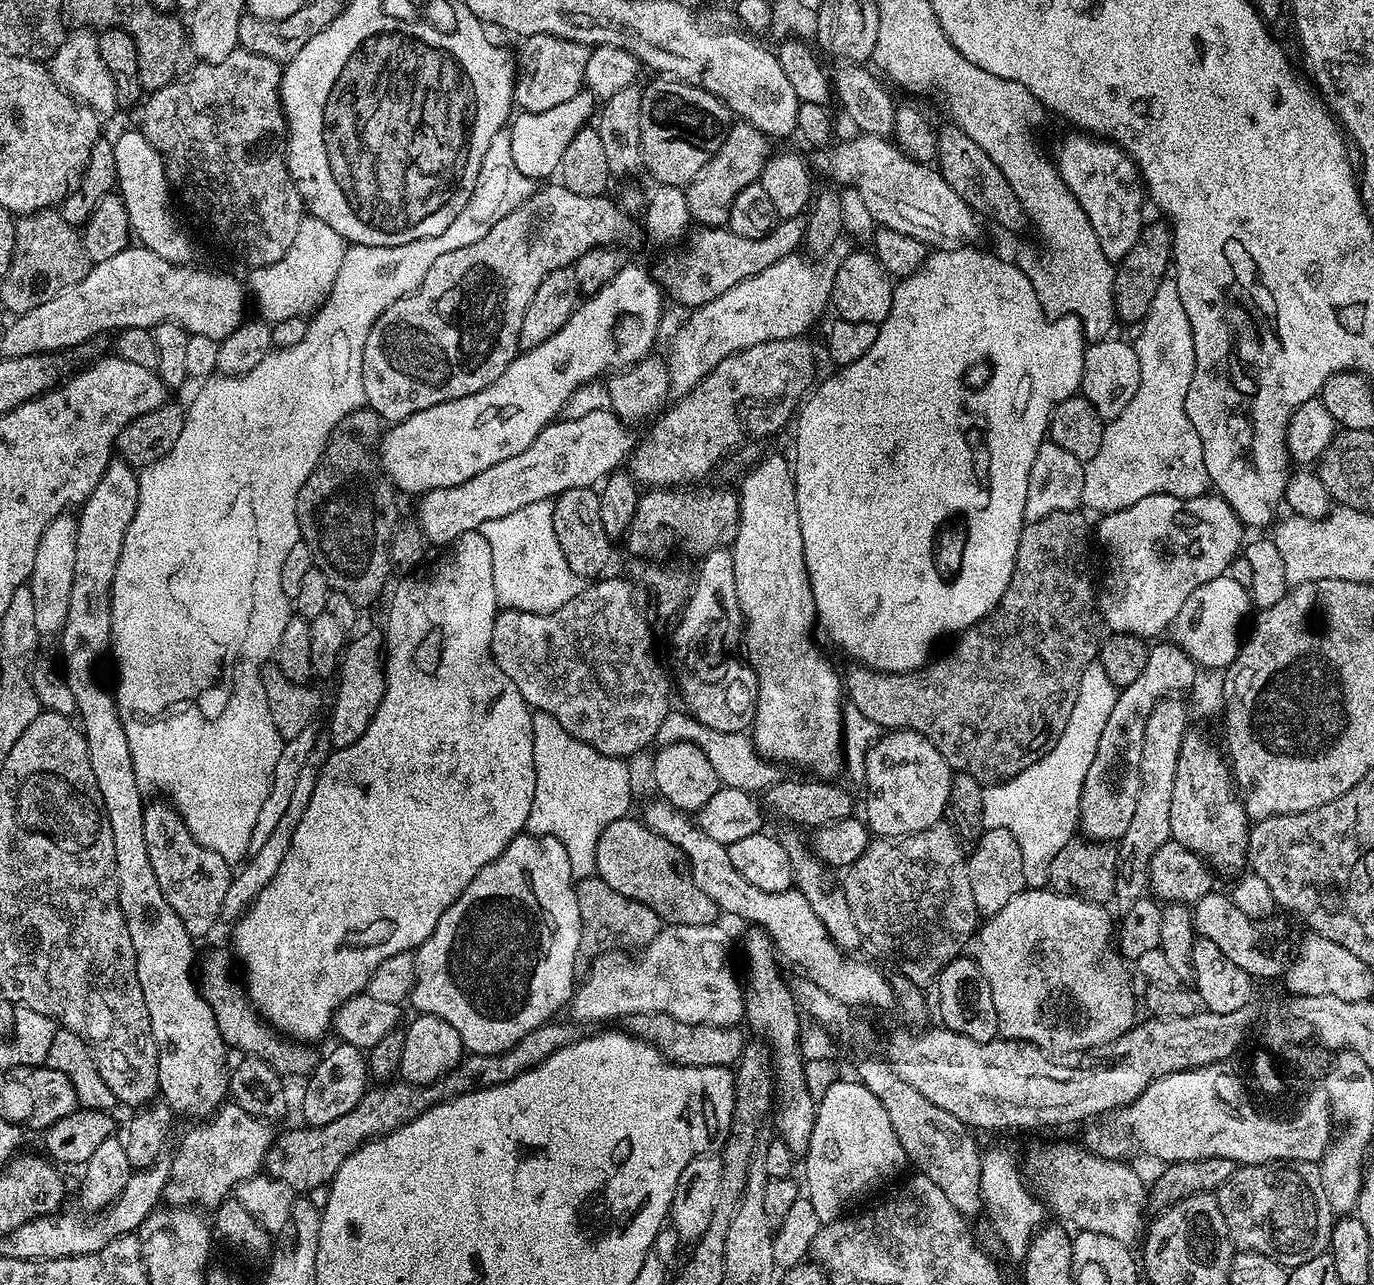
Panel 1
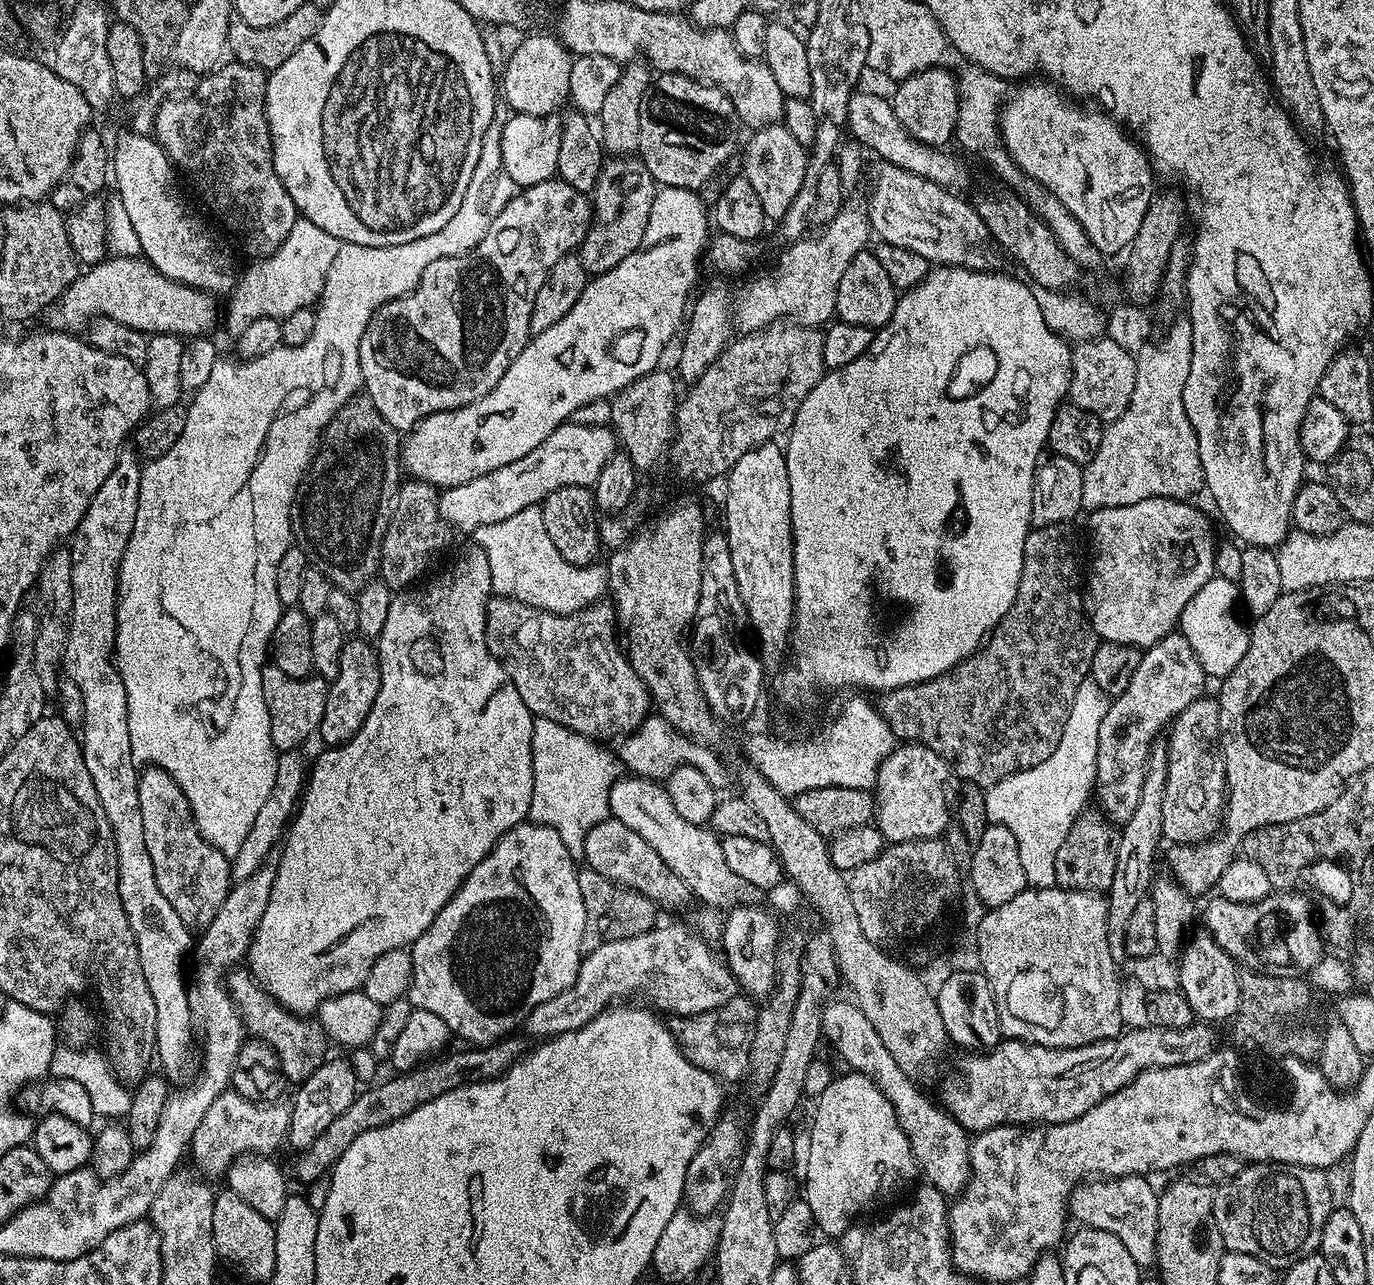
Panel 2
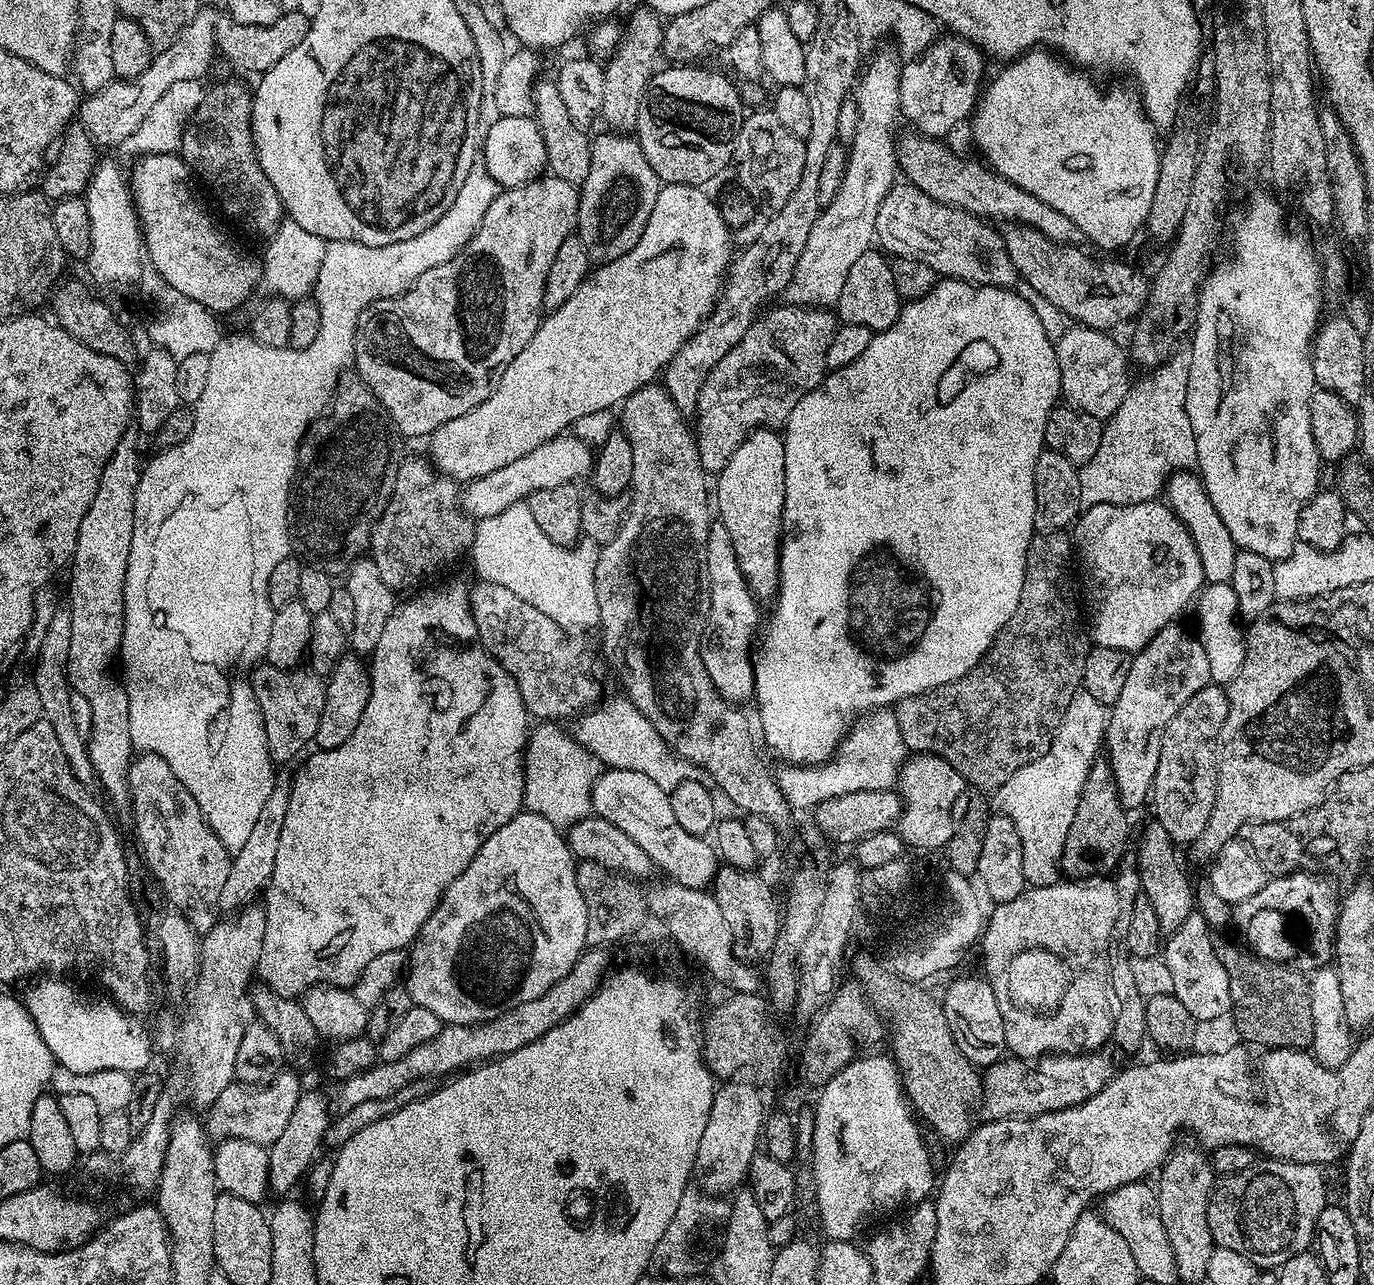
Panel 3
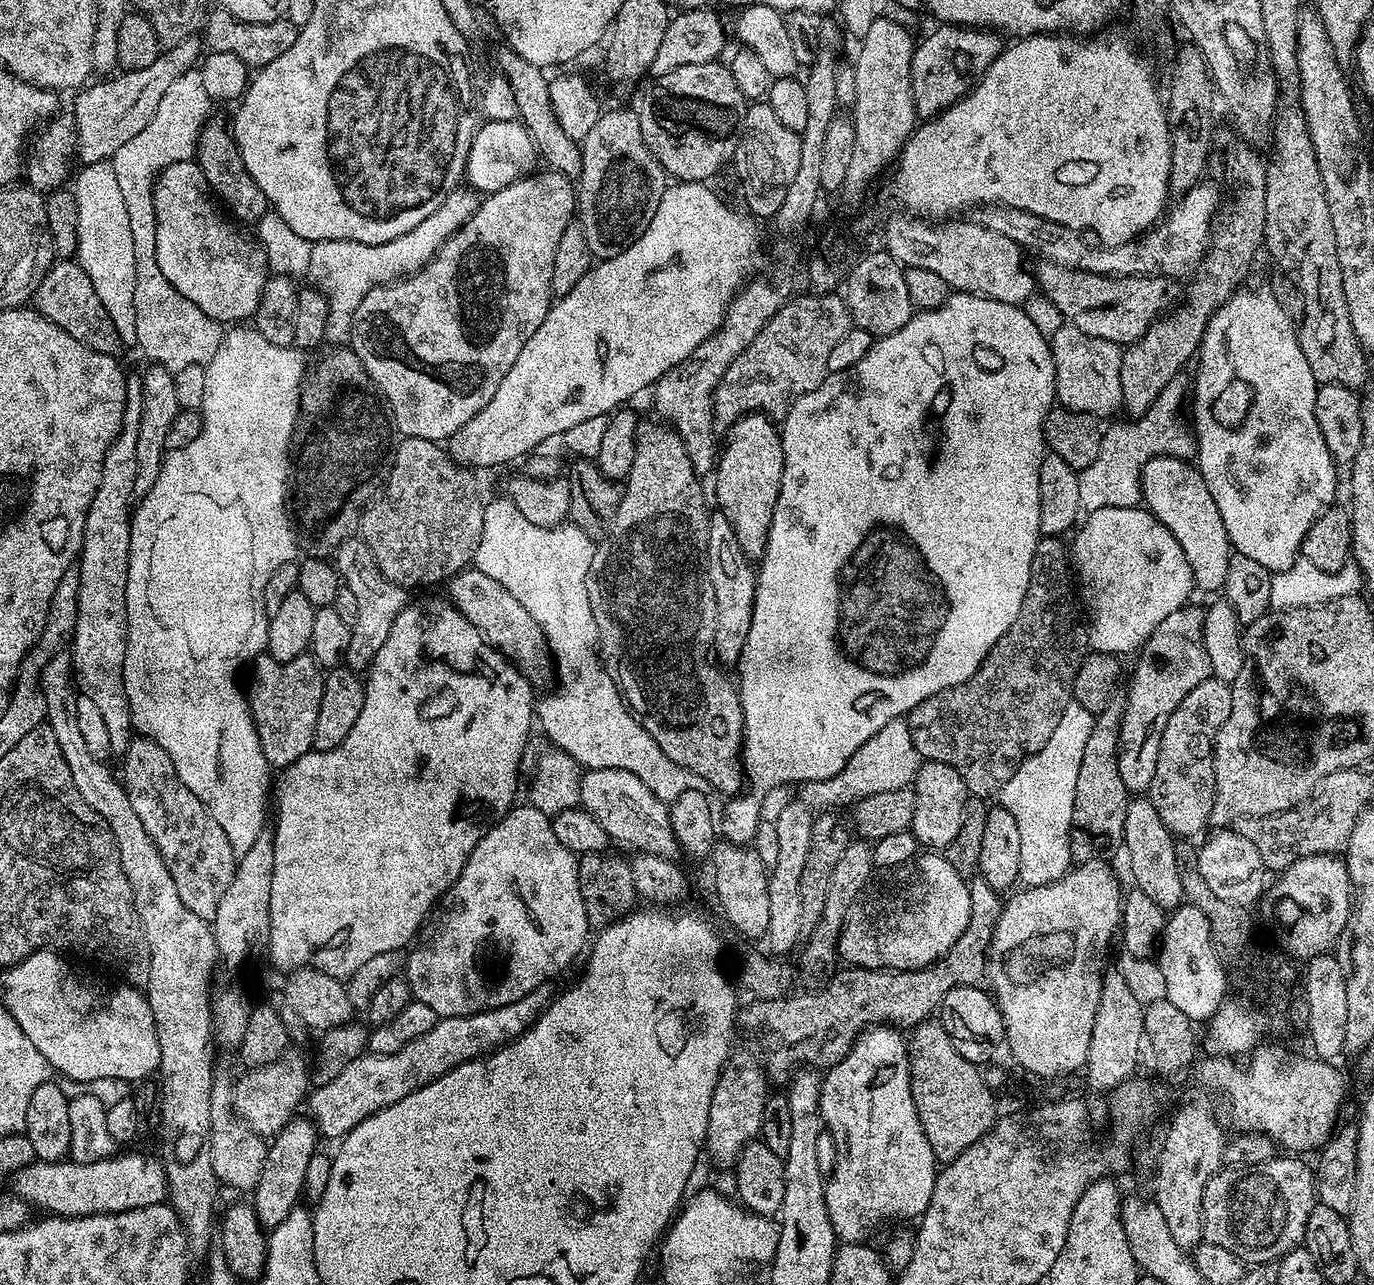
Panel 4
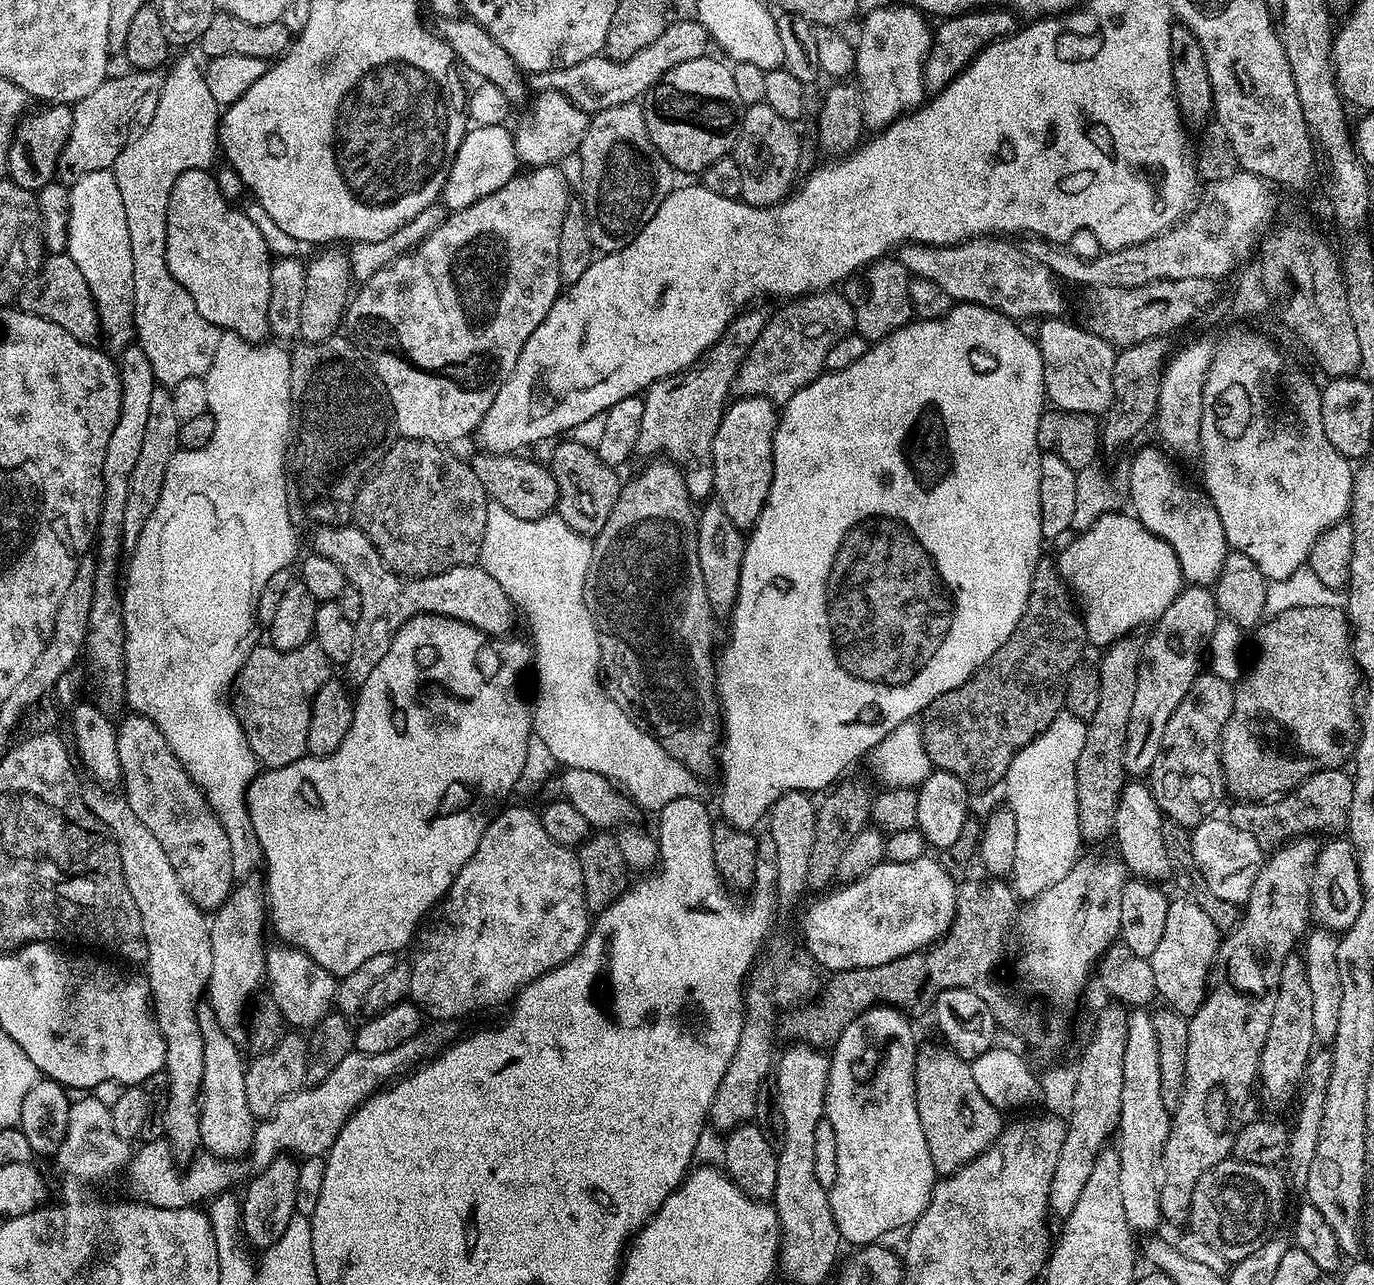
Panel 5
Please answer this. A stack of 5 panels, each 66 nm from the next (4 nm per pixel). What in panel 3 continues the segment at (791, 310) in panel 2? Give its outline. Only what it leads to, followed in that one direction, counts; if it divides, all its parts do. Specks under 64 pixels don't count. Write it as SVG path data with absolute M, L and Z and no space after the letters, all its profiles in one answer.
M891 51L889 52L878 53L869 64L867 61L866 67L859 77L858 87L854 92L854 99L859 108L857 134L848 152L846 174L840 179L838 194L834 194L834 198L827 201L820 217L816 219L813 228L810 229L810 238L806 238L802 258L798 258L796 272L792 276L792 281L788 283L786 299L788 299L789 305L835 309L838 298L842 294L842 285L846 282L846 274L850 274L850 266L854 266L854 262L858 262L858 258L862 258L862 254L869 252L876 240L878 206L882 206L886 194L898 180L897 137L892 136L892 131L902 124L900 114L900 69L902 64Z

